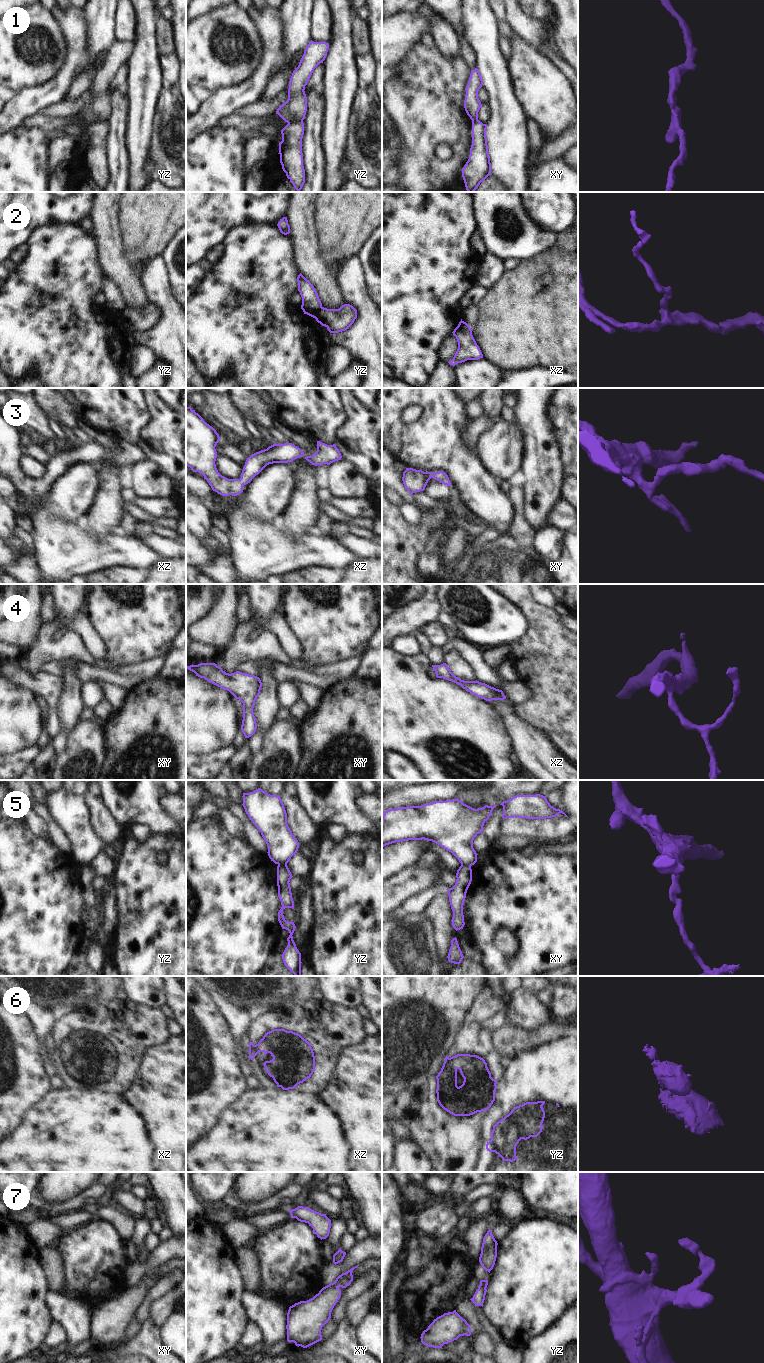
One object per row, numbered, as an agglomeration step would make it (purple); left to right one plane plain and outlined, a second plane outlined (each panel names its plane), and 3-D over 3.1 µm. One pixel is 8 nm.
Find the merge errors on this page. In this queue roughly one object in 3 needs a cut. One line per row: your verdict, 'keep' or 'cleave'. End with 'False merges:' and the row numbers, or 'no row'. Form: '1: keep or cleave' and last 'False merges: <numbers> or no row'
1: cleave
2: cleave
3: keep
4: keep
5: cleave
6: cleave
7: keep
False merges: 1, 2, 5, 6

